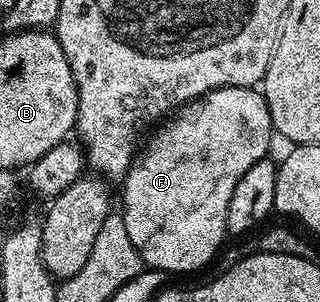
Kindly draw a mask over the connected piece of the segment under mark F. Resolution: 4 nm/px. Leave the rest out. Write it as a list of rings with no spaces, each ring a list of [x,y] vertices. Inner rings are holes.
[[[255,87],[215,88],[197,100],[189,100],[180,105],[175,109],[174,115],[165,119],[160,126],[149,138],[148,145],[145,148],[143,145],[142,151],[133,159],[132,166],[122,181],[122,215],[126,232],[149,269],[160,269],[165,274],[196,272],[215,258],[220,243],[226,237],[230,194],[234,194],[238,178],[242,178],[242,174],[246,174],[246,170],[250,170],[254,162],[269,155],[268,143],[274,137],[270,110],[263,91]]]

